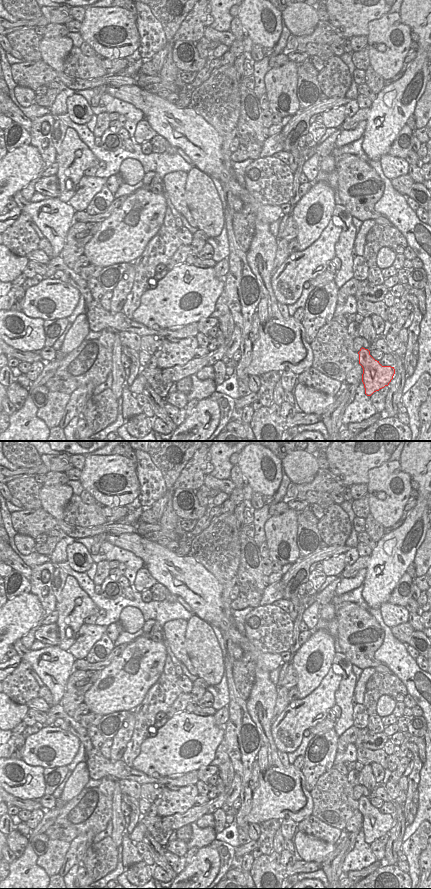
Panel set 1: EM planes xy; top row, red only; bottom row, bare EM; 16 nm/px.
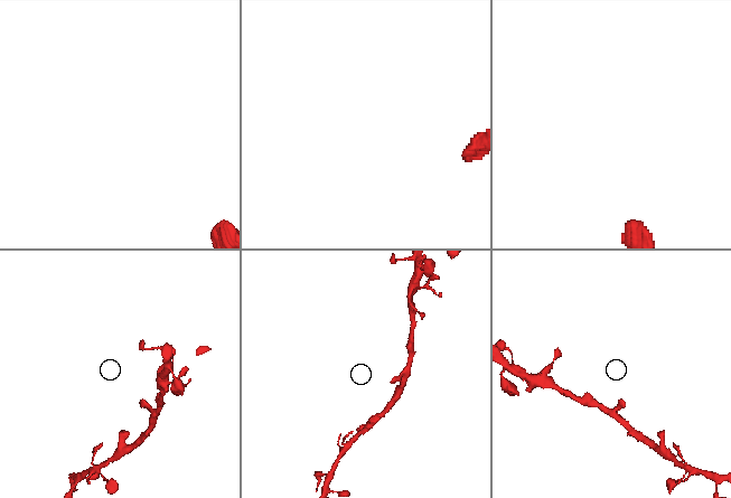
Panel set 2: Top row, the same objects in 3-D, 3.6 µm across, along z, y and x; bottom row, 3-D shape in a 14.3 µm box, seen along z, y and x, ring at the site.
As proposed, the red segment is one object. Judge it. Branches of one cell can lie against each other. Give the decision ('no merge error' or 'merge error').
no merge error

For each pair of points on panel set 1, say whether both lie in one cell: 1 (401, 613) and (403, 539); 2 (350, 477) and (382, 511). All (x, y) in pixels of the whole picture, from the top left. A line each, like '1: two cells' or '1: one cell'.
1: two cells
2: two cells

